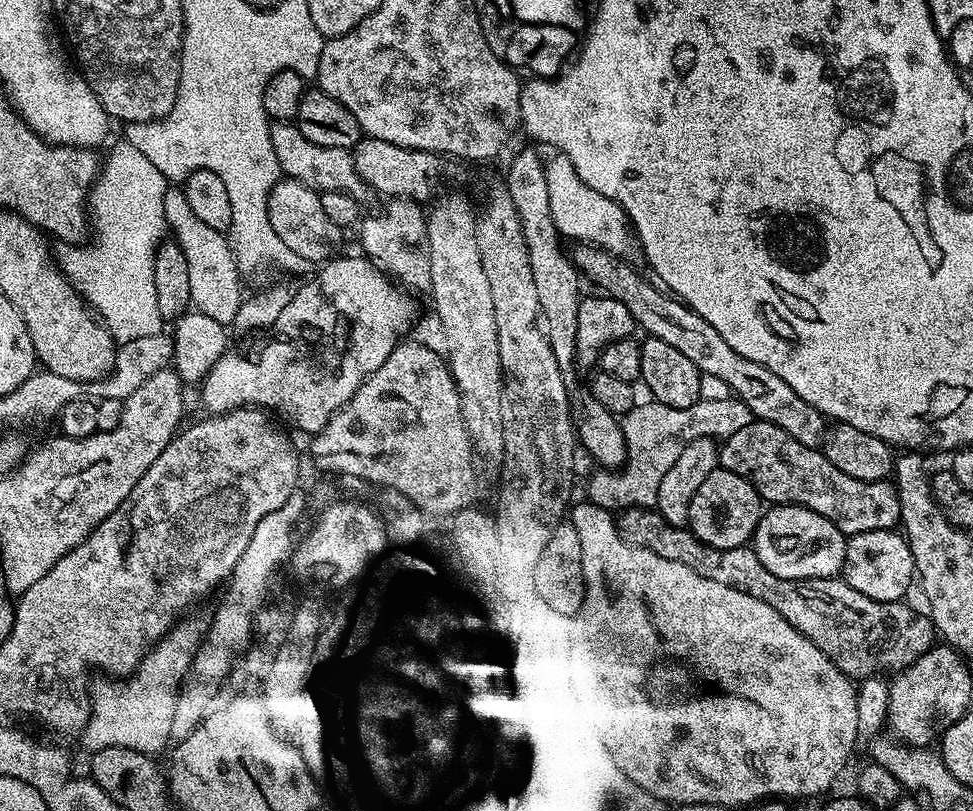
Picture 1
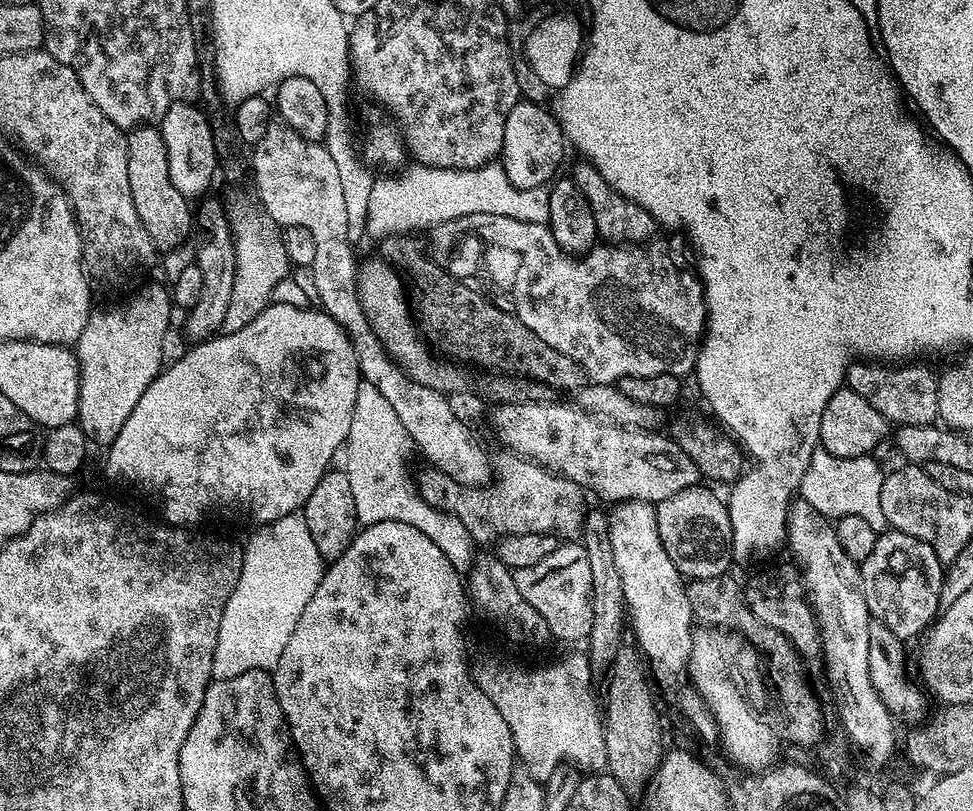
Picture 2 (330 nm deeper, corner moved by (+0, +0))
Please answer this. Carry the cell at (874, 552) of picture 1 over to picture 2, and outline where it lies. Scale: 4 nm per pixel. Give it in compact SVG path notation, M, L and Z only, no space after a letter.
M881 531L859 570L871 619L882 622L895 636L919 637L936 619L946 568L926 542L905 532Z

